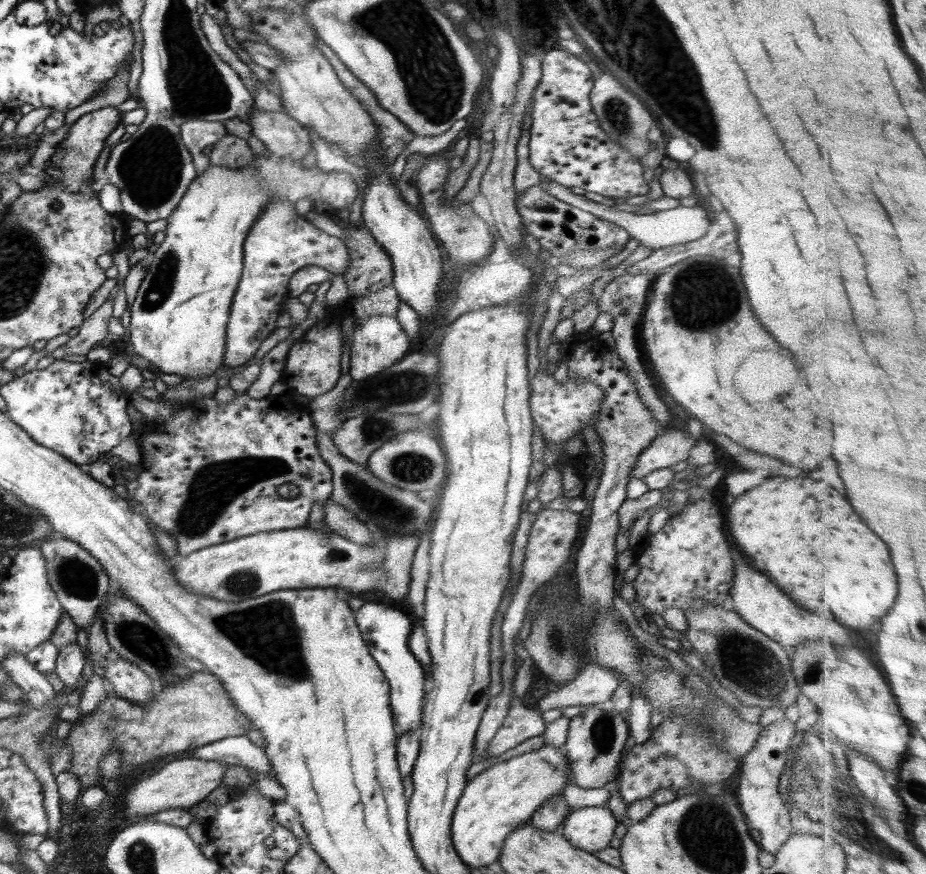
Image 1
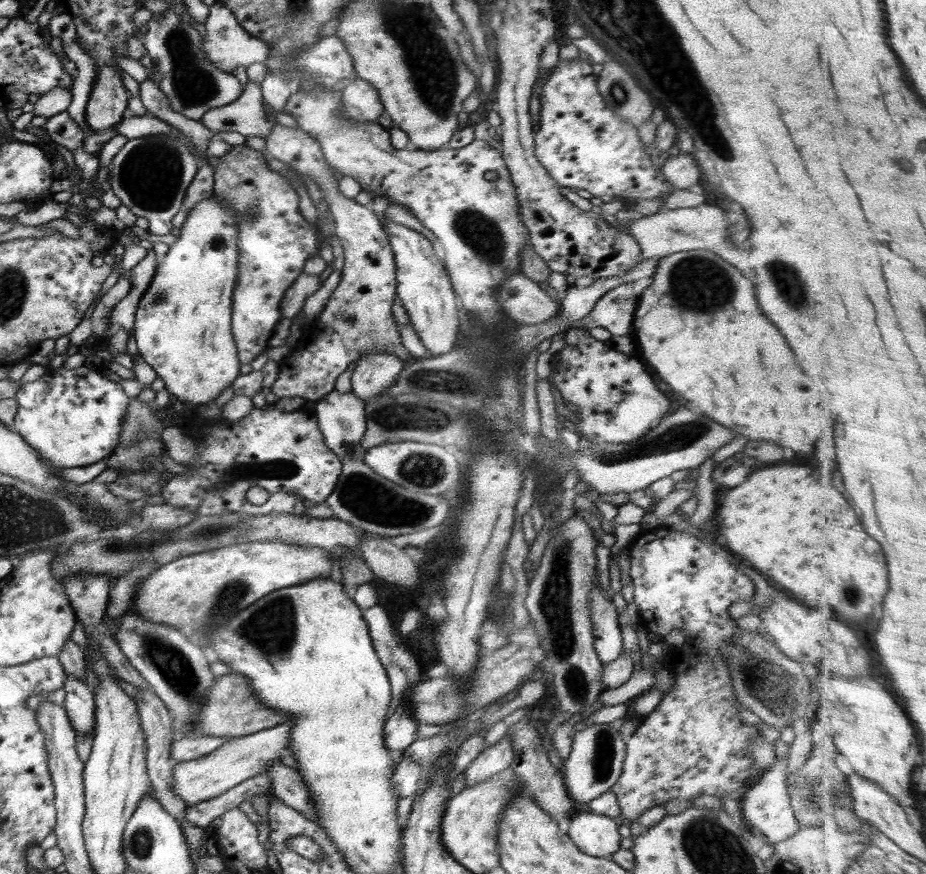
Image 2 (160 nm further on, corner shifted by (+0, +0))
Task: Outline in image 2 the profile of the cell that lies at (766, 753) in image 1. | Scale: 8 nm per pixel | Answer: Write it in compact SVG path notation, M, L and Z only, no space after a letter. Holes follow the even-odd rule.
M787 754L776 756L775 761L749 786L740 803L738 819L750 828L756 827L766 842L775 845L790 838L802 826L795 817L787 789Z

